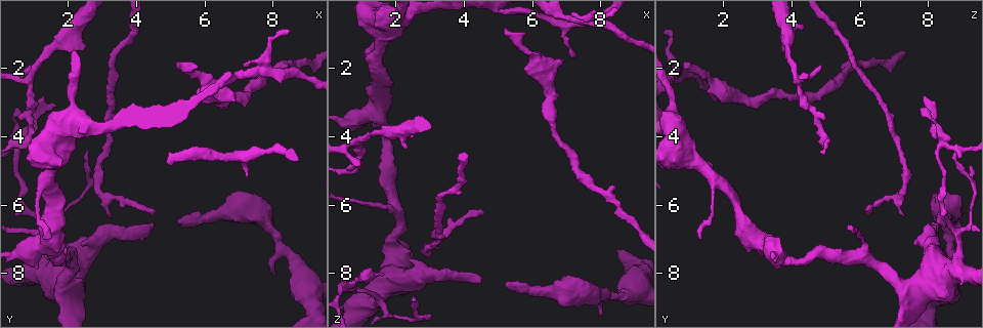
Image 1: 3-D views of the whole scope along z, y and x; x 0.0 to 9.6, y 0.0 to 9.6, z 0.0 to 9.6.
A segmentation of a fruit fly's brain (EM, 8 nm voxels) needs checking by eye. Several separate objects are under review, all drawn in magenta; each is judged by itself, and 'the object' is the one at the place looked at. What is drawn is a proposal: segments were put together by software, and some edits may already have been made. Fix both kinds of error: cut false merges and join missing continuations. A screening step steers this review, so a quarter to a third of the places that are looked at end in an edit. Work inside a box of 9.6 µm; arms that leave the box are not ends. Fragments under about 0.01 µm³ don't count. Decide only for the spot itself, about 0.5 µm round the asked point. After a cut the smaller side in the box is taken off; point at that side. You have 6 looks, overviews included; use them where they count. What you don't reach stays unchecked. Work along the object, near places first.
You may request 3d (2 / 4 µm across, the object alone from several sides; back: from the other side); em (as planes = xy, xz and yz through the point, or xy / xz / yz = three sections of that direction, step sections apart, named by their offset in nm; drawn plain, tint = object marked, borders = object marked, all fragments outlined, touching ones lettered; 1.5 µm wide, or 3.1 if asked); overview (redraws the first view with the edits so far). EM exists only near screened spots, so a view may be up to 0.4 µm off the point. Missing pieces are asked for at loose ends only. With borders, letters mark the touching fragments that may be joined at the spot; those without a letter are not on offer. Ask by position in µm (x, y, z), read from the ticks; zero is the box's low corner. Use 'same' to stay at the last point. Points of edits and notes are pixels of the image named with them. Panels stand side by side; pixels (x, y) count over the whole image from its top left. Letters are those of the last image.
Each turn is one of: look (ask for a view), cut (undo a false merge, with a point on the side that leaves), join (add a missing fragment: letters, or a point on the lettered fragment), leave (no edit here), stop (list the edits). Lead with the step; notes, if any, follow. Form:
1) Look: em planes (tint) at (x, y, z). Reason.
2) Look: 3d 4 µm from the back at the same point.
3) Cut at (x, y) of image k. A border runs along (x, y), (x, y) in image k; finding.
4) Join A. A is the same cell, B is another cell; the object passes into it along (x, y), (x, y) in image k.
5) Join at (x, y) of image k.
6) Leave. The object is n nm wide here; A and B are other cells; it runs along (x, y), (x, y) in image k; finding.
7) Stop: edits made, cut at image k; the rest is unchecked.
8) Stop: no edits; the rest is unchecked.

Look: 3d 4 µm at (8.35, 7.30, 8.65). Sudden change in width.

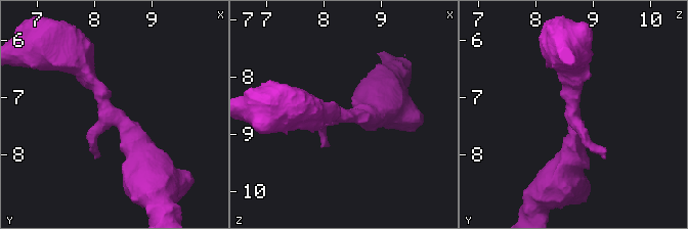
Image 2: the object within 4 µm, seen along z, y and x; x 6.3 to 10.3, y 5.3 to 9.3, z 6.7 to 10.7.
Look: em xy step 8 (tint) at (8.35, 7.35, 8.65).

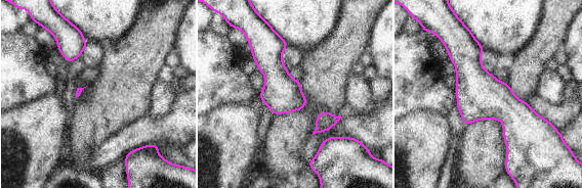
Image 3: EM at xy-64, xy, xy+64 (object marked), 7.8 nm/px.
Look: em planes (borders) at the same point.

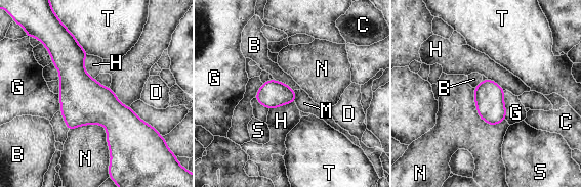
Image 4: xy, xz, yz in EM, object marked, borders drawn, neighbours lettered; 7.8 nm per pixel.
Leave. B, C, D, G, H, M, N, S and T are other cells; one cell here.

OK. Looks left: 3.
Look: em planes (tint) at (7.75, 2.05, 0.70).

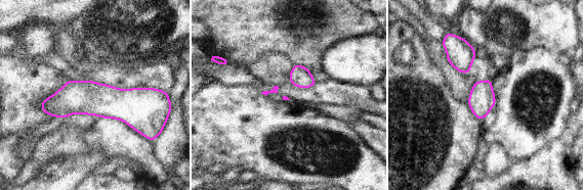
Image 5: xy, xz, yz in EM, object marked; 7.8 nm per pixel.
Look: em planes (borders) at the same point.

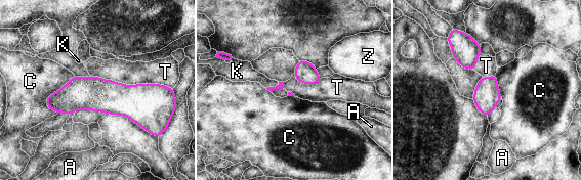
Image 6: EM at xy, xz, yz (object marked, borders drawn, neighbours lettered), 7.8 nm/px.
Leave. A, C, K, T and Z are other cells; a border runs along (74, 75), (47, 97), (47, 107) in image 6; all the same cell.

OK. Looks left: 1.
Stop: no edits; the rest is unchecked.

